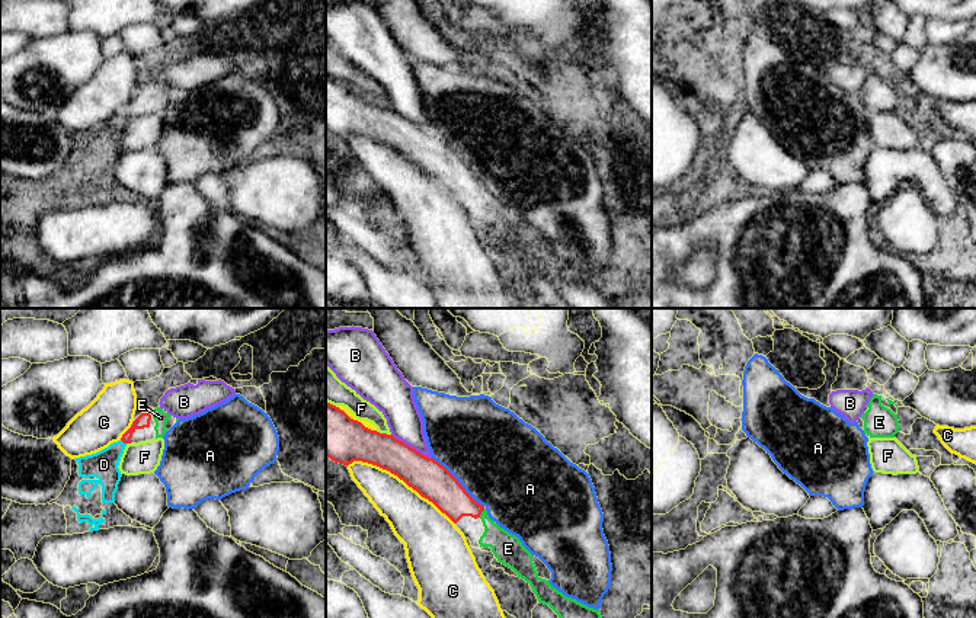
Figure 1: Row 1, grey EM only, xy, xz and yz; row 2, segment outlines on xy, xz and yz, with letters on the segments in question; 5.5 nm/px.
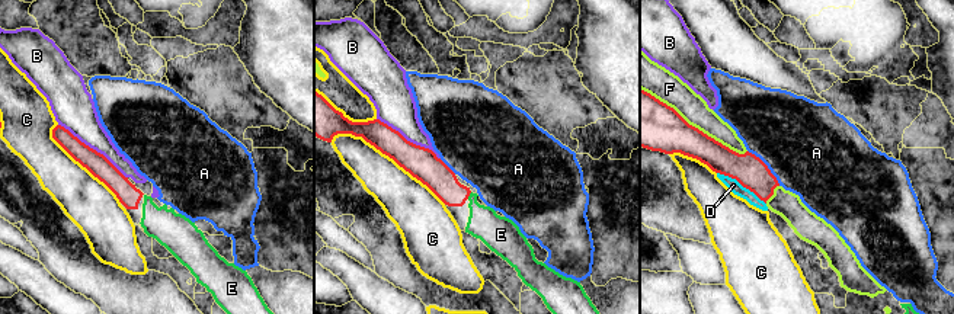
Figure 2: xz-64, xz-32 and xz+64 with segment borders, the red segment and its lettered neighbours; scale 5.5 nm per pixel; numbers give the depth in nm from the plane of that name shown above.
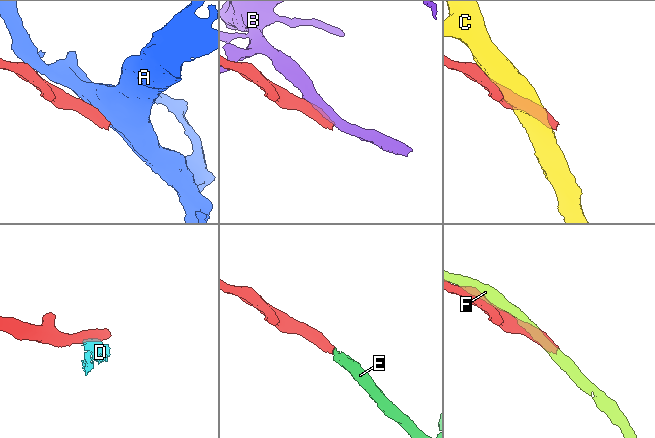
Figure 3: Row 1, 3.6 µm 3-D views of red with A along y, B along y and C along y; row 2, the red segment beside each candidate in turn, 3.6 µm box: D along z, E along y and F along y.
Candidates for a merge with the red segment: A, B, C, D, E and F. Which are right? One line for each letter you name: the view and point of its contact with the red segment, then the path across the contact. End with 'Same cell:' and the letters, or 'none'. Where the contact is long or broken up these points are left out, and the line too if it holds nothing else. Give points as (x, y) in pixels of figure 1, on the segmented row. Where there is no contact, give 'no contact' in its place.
E: contact xz (480, 514); way xz (442, 489), (457, 503), (480, 514), (493, 534), (508, 548)
Same cell: E

